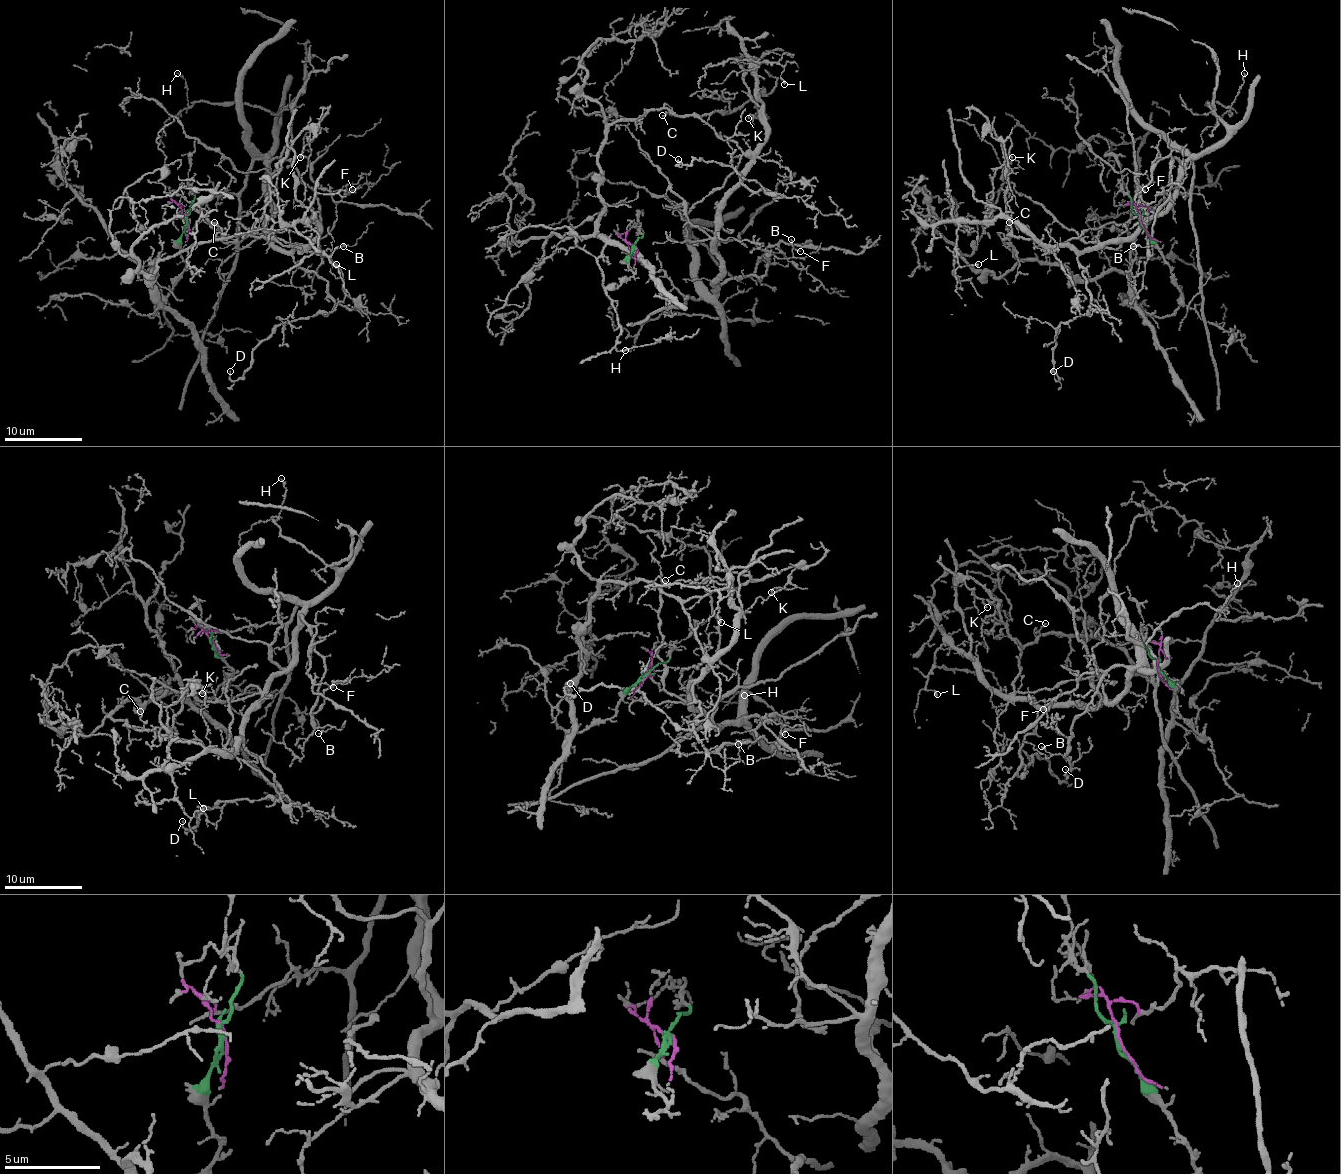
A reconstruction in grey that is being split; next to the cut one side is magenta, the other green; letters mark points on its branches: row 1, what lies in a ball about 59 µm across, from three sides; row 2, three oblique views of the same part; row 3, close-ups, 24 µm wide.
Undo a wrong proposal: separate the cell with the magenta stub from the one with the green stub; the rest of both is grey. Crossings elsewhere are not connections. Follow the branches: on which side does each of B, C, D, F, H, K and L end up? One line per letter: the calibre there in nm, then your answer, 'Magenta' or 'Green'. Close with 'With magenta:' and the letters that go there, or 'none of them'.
B: Thickness 120 nm. Magenta
C: Thickness 120 nm. Green
D: Thickness 100 nm. Magenta
F: Thickness 120 nm. Magenta
H: Thickness 140 nm. Magenta
K: Thickness 110 nm. Green
L: Thickness 170 nm. Magenta
With magenta: B, D, F, H, L

